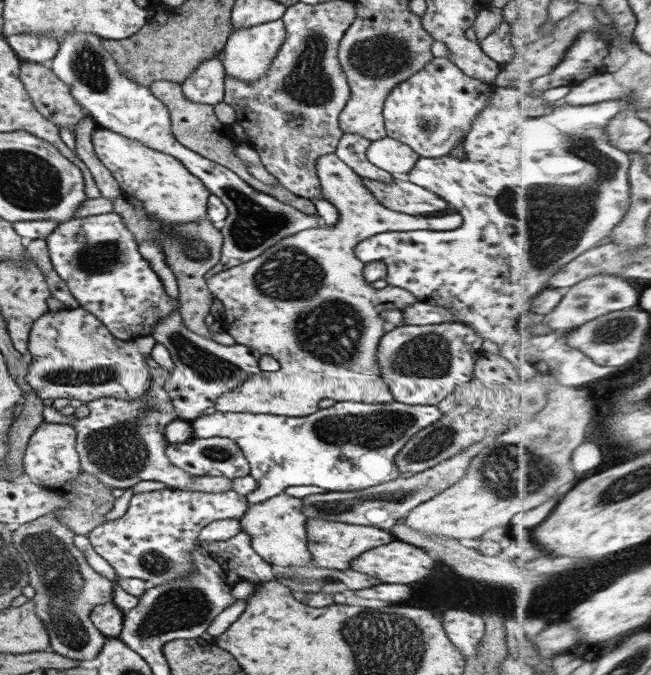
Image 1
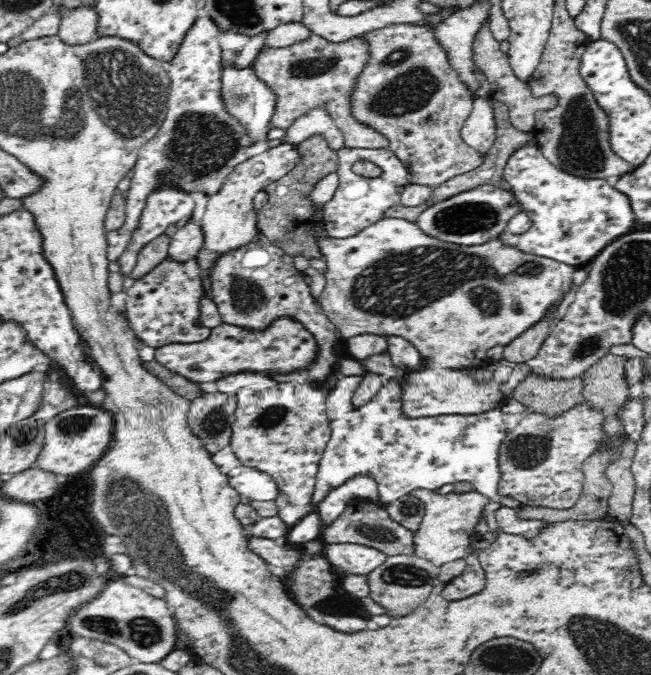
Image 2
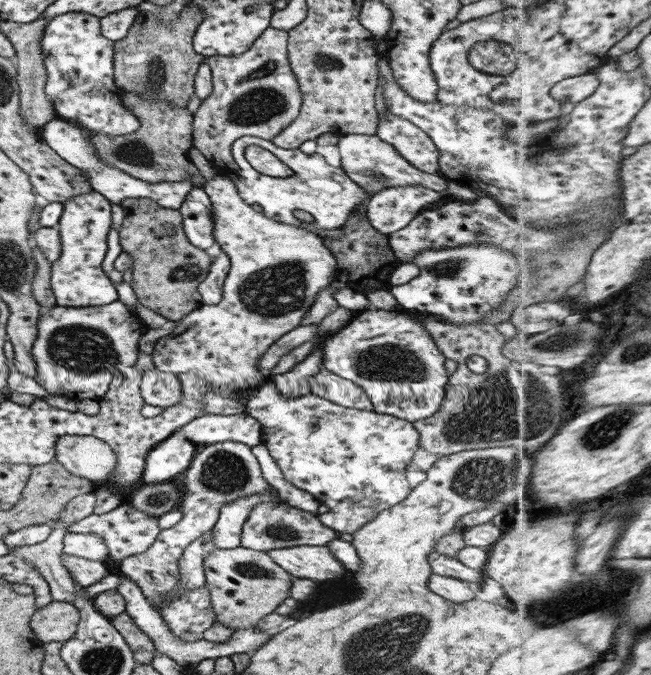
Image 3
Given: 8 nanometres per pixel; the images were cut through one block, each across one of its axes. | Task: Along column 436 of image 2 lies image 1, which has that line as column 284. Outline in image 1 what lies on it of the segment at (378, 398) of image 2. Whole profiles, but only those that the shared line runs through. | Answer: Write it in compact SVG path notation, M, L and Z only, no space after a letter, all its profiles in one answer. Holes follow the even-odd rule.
M395 400L385 404L347 401L335 402L327 408L300 417L215 411L209 415L199 415L190 425L193 438L229 438L235 442L248 462L248 475L257 483L257 489L245 496L246 501L248 504L257 504L283 492L287 486L319 486L325 491L349 492L389 482L400 473L393 457L413 434L441 417L436 405L406 405Z

